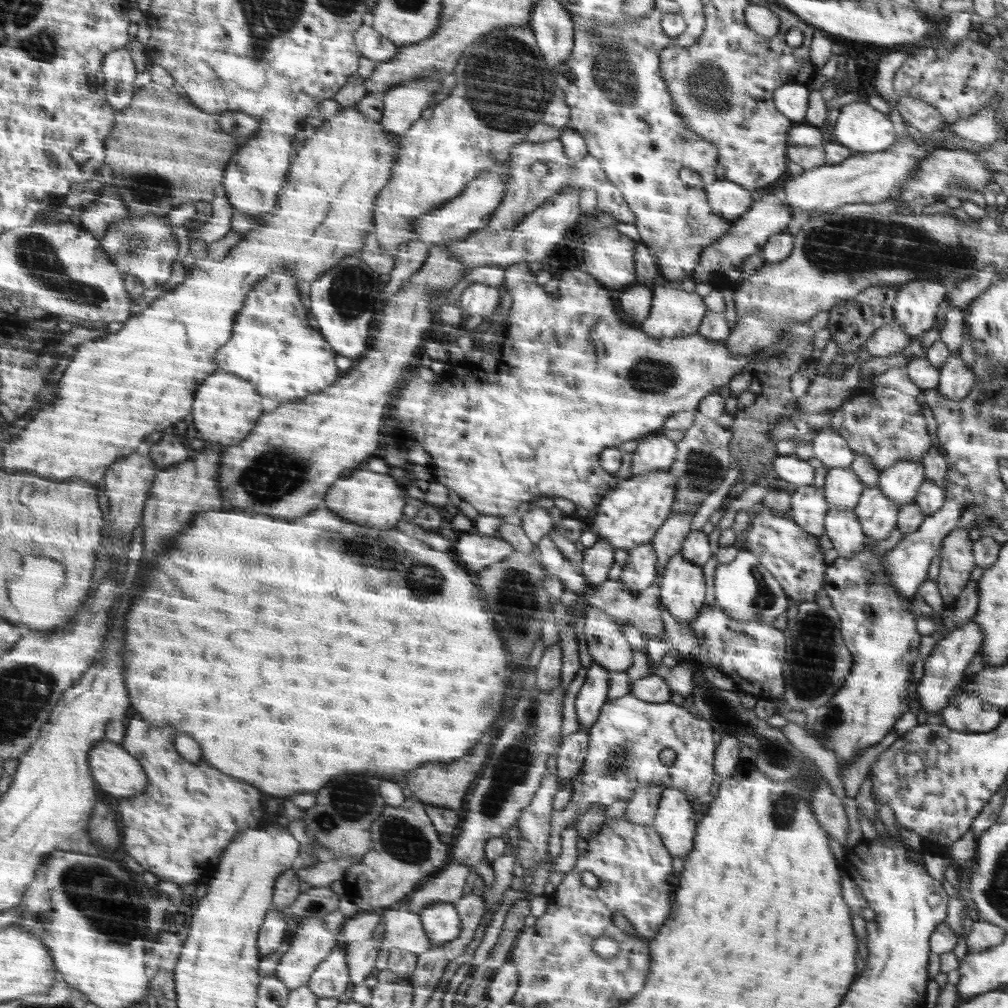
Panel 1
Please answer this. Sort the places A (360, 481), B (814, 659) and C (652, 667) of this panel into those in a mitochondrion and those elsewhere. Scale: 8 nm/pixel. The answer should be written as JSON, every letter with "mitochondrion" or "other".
{"A":"other","B":"mitochondrion","C":"other"}

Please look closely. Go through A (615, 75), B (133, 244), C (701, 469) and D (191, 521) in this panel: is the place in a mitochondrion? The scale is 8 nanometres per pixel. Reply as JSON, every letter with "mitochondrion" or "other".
{"A":"mitochondrion","B":"mitochondrion","C":"mitochondrion","D":"other"}

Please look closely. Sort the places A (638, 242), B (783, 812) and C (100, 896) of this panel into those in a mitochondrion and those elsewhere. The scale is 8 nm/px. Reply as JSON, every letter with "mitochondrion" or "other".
{"A":"other","B":"mitochondrion","C":"mitochondrion"}

